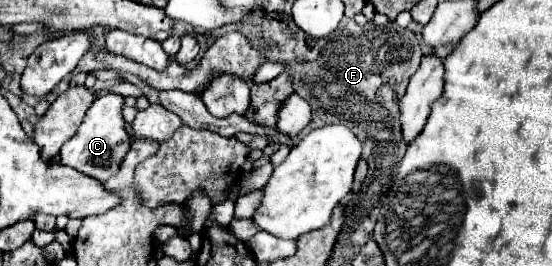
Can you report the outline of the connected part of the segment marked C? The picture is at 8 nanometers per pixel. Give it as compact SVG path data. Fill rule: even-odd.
M106 92L100 96L90 110L84 116L82 126L78 128L78 134L66 142L60 150L60 162L66 166L76 168L78 172L84 172L86 176L96 178L98 182L106 182L110 176L116 176L120 170L122 160L126 158L132 136L126 132L126 120L122 118L122 108L124 108L124 96L116 92Z

